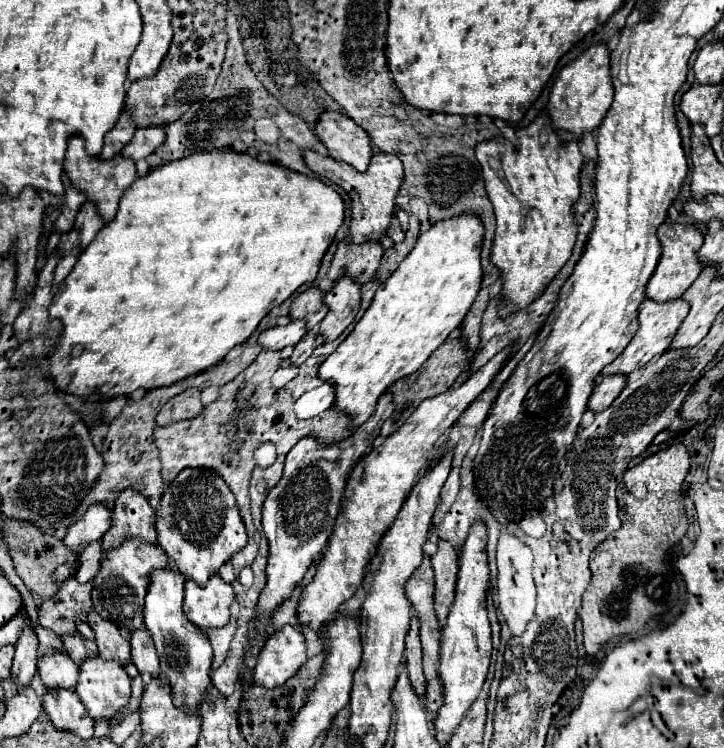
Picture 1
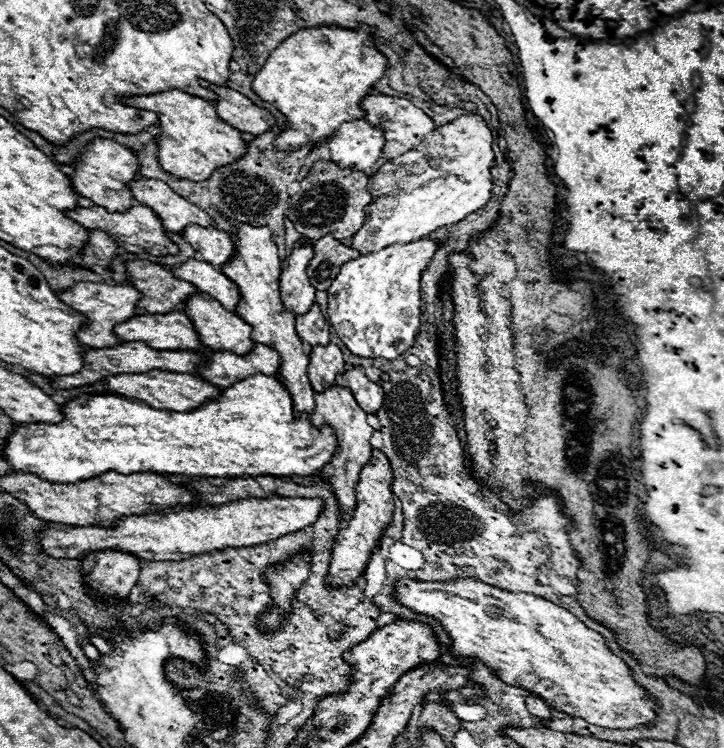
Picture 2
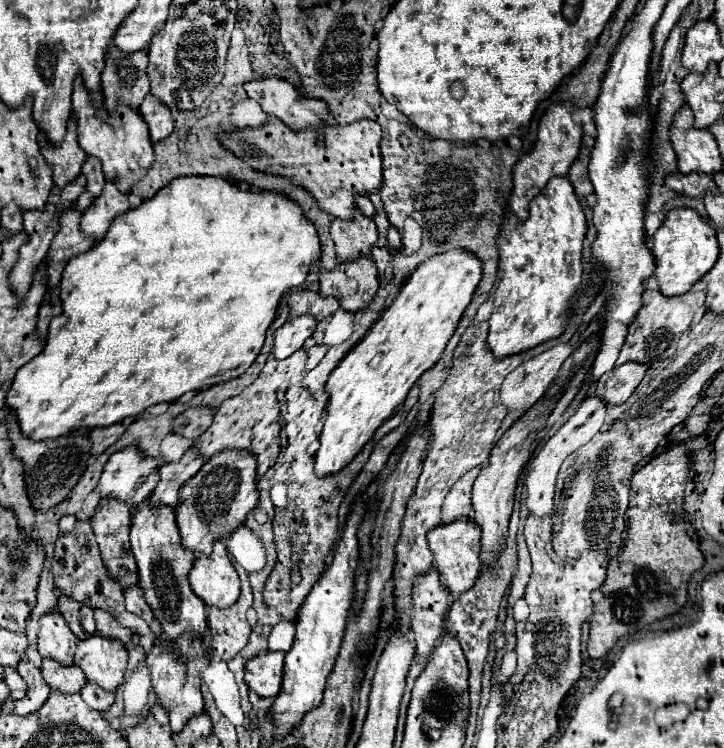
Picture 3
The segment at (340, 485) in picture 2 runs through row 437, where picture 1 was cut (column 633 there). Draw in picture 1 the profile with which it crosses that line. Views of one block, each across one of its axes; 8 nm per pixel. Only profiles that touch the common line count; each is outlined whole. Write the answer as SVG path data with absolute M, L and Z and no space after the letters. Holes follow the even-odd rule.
M682 298L672 300L672 302L664 302L664 304L658 304L658 302L652 302L652 300L644 300L638 306L638 322L640 322L638 332L634 334L634 338L630 340L630 344L626 346L626 350L614 362L610 362L602 370L602 374L630 374L636 368L646 366L652 358L664 354L666 348L672 342L672 336L676 334L676 330L680 328L682 320L686 318L686 314L688 314L688 304Z

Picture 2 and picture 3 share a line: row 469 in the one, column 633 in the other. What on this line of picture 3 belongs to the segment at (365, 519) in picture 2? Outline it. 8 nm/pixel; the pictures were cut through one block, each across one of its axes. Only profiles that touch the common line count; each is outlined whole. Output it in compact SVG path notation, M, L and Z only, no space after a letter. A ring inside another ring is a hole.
M624 364L616 366L610 372L604 372L598 378L596 396L606 404L622 404L636 390L640 380L644 378L648 366L646 364Z

